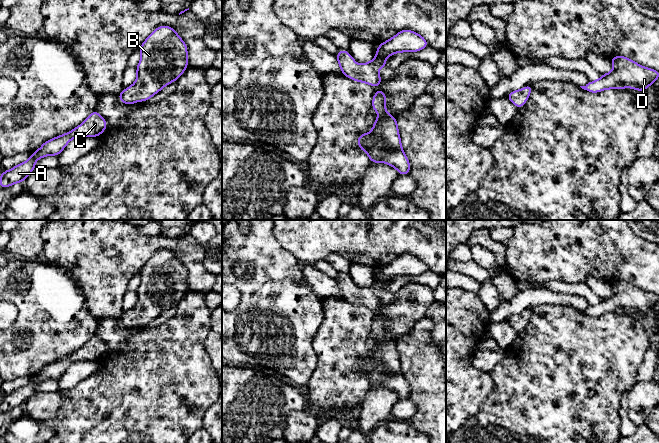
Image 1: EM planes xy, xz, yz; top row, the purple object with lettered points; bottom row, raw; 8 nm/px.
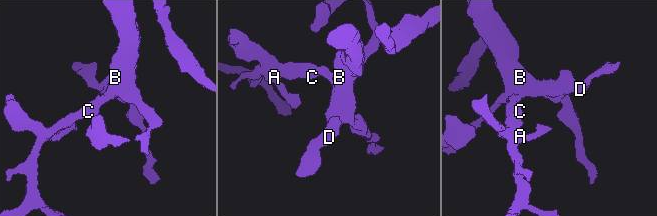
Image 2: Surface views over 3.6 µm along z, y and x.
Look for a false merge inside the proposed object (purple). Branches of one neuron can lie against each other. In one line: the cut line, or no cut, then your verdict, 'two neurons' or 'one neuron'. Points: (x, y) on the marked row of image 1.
cut none; one neuron

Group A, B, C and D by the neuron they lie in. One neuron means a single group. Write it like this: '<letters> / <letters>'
A B C D

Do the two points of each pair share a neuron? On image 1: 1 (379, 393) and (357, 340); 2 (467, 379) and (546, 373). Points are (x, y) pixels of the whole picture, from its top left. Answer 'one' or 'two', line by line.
1: two
2: two

